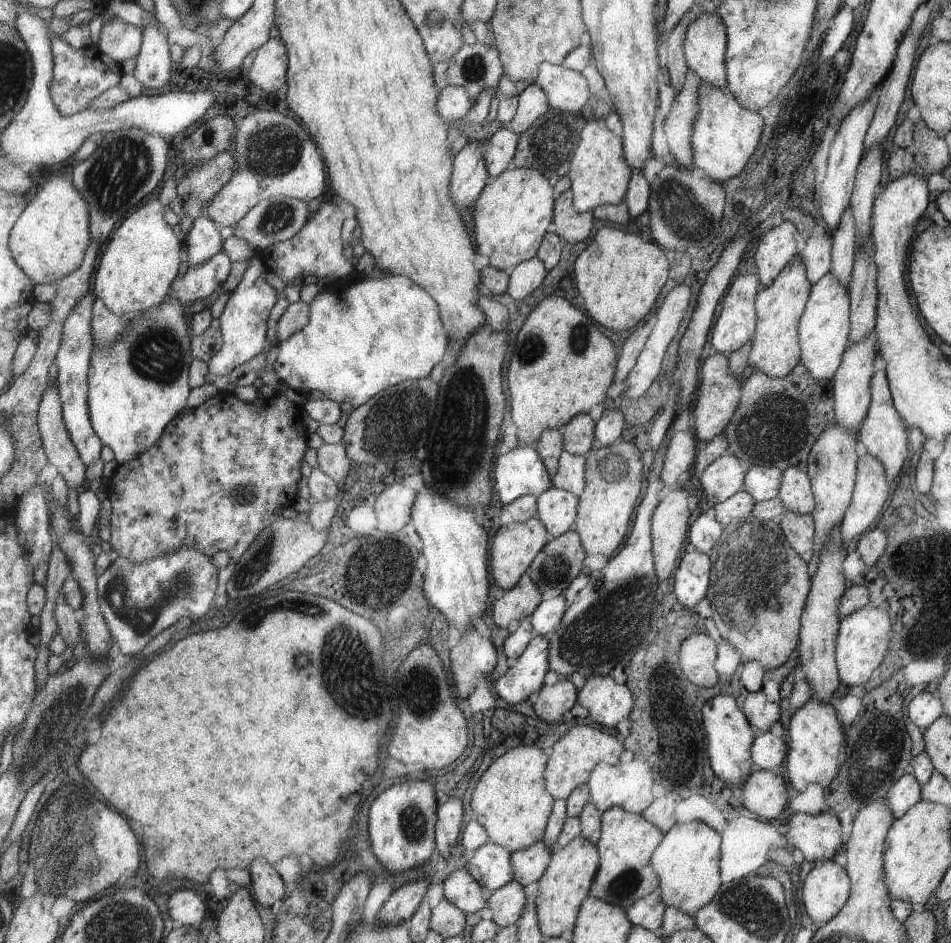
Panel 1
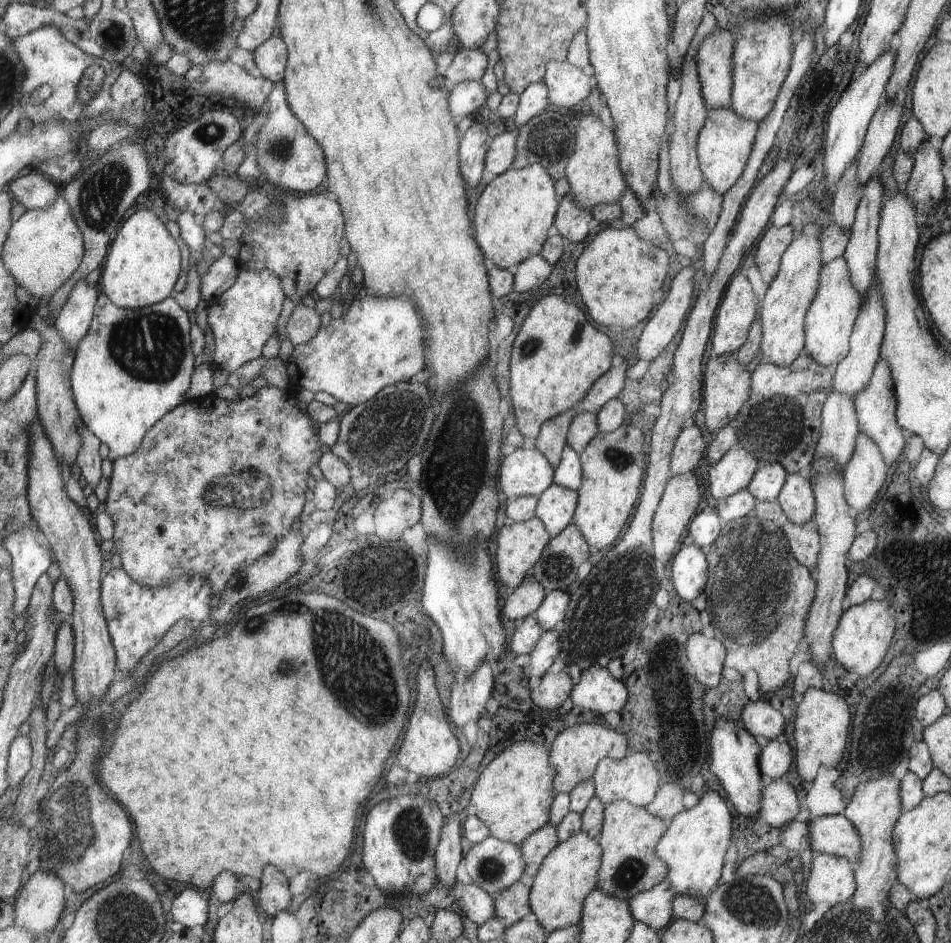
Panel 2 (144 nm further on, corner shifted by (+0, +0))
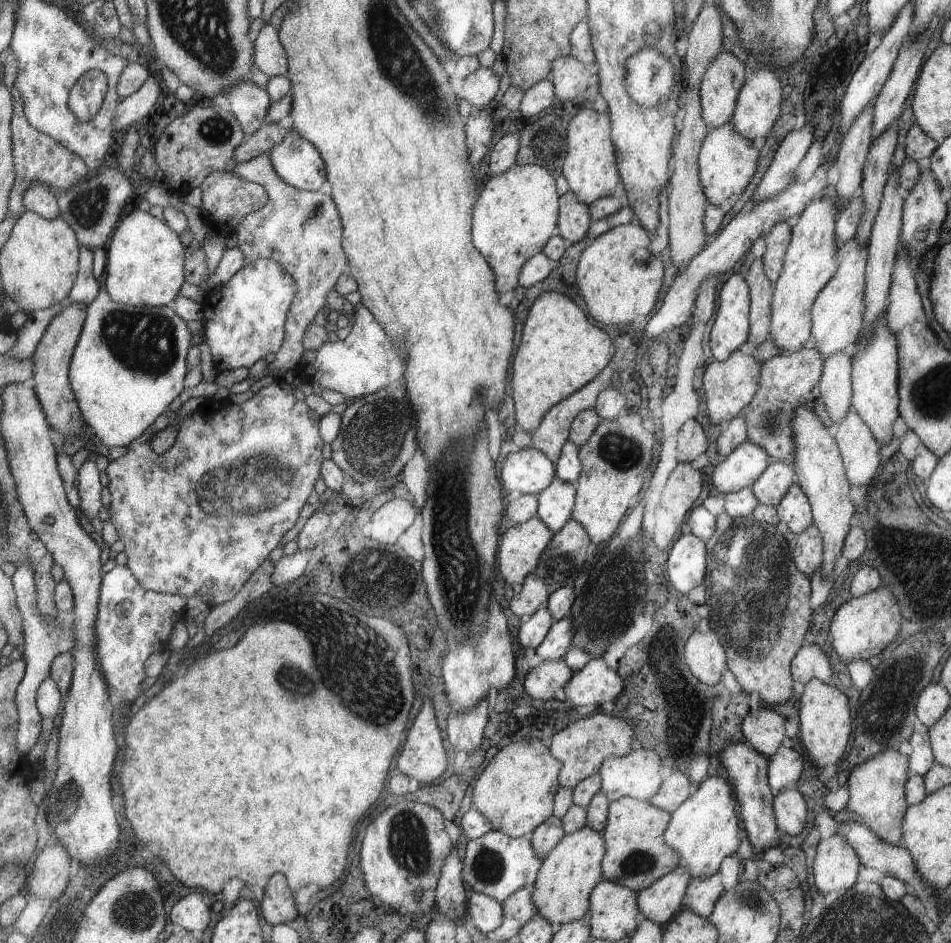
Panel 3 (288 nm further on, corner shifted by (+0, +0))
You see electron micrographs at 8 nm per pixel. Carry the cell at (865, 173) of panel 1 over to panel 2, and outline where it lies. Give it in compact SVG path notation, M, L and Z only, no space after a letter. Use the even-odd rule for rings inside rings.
M883 102L873 114L865 132L863 148L857 154L857 182L861 184L861 190L871 178L875 178L877 166L889 152L899 128L899 116L901 116L899 102L895 104Z

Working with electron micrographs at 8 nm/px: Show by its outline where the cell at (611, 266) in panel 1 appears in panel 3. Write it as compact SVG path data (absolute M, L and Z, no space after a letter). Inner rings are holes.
M639 222L619 226L589 242L577 264L577 288L583 292L591 318L601 324L631 324L655 310L663 288L665 266L651 250L651 234Z

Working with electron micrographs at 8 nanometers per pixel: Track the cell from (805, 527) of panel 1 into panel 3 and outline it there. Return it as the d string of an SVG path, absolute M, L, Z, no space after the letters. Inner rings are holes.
M807 526L801 534L795 534L791 530L787 530L783 534L783 538L789 544L797 570L801 570L803 574L809 574L809 576L823 562L823 536L819 536L819 534L821 534L821 530L817 530L817 526Z

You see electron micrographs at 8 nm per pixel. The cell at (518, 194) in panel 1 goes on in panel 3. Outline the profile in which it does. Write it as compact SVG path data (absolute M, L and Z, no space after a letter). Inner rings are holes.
M515 166L501 176L493 176L475 206L473 242L489 264L497 270L497 290L507 294L521 284L521 268L541 254L547 242L559 234L561 196L555 176L543 166Z

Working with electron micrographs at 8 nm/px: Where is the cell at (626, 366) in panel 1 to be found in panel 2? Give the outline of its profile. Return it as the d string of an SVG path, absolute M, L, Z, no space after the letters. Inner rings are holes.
M615 356L615 360L613 360L613 370L609 372L609 374L605 374L603 378L599 378L595 384L593 384L593 390L589 392L589 396L583 400L583 402L579 402L579 406L577 408L573 408L571 412L565 412L565 414L561 414L559 418L553 418L553 420L549 420L549 422L545 422L545 426L543 426L543 430L541 430L541 434L539 434L539 438L537 438L537 444L535 444L535 448L537 450L541 450L543 454L547 454L547 458L549 458L549 462L553 462L553 466L555 468L559 468L559 464L563 462L563 452L565 452L565 448L569 446L569 432L571 432L571 426L573 426L573 420L575 420L575 416L577 416L577 412L601 412L603 410L603 406L607 406L611 400L615 400L615 398L619 398L619 394L625 390L625 386L627 386L627 358L621 358L621 356Z

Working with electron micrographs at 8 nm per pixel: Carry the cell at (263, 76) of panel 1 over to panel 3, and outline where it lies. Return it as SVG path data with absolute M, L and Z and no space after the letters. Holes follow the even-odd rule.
M265 24L255 42L255 66L269 78L289 74L289 54L281 42L281 30Z

